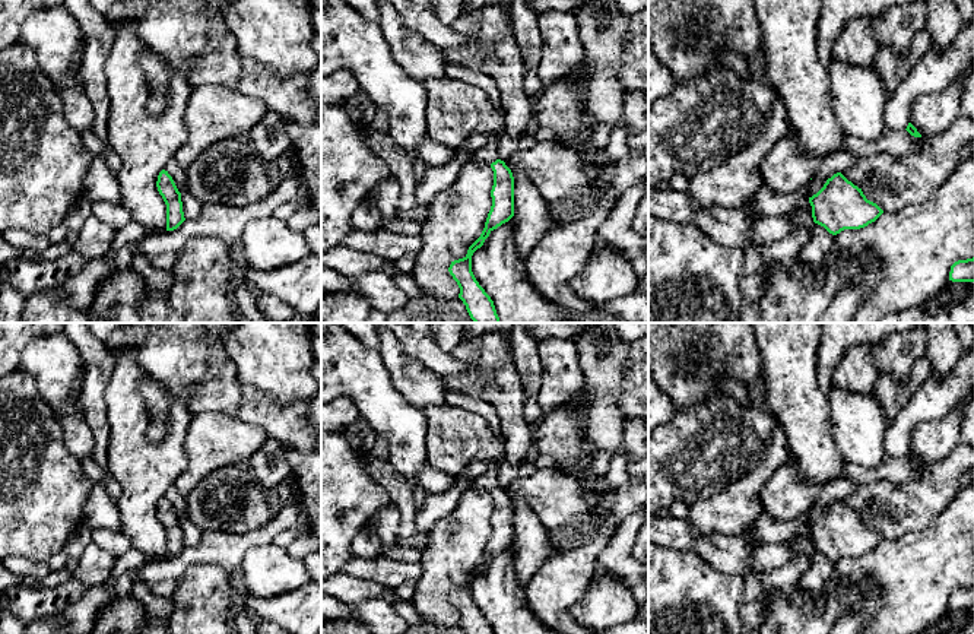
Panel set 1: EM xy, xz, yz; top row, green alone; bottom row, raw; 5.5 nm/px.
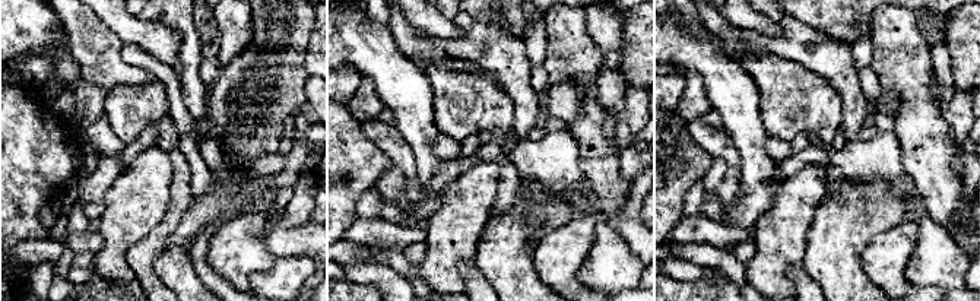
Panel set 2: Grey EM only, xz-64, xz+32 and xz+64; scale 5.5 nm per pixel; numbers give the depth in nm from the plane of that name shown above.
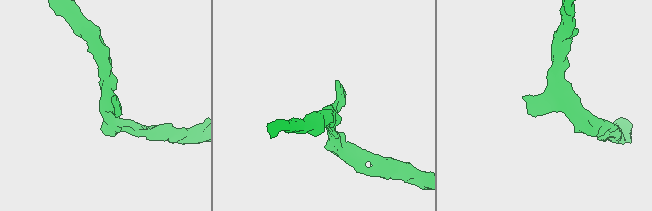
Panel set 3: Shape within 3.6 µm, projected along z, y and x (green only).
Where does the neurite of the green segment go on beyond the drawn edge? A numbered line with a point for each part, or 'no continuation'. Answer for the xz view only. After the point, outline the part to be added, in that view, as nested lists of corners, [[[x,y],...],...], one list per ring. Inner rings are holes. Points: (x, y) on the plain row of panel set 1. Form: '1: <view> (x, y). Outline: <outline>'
1: xz (488, 481). Outline: [[[488,463],[486,472],[473,481],[475,488],[491,492],[498,486],[498,466],[495,463]]]

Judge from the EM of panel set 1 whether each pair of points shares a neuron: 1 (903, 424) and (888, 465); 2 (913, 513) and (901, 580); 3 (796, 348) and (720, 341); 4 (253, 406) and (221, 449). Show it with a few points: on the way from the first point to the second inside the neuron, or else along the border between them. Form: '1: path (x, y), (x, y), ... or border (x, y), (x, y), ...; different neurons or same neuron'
1: border (887, 455), (904, 457); different neurons
2: border (939, 513), (922, 529), (884, 539); different neurons
3: border (754, 338), (758, 346), (761, 373); different neurons
4: border (235, 417), (259, 425), (269, 436); different neurons

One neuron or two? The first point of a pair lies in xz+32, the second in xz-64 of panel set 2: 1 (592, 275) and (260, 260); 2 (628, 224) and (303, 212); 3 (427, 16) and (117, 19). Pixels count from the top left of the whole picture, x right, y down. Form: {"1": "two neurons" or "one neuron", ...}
{"1": "two neurons", "2": "one neuron", "3": "one neuron"}

